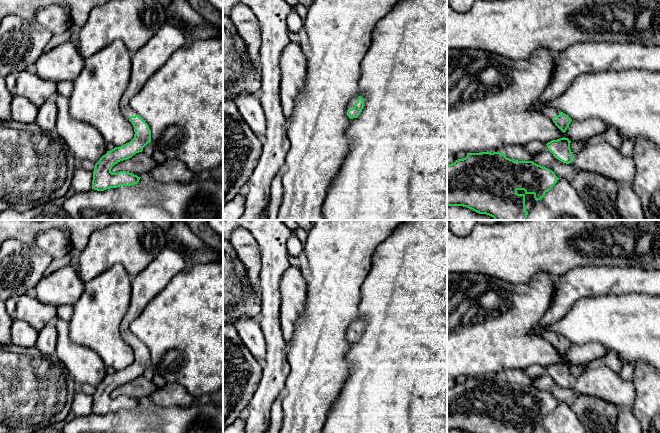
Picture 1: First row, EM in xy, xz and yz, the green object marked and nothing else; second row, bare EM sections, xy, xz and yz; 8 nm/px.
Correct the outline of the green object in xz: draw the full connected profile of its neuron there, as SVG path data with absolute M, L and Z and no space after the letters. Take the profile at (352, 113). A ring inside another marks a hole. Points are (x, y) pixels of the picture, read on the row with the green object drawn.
M362 96L353 97L347 105L347 116L350 119L357 118L364 107L364 99Z

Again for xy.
M165 23L137 52L132 53L131 77L126 91L120 100L123 116L134 127L134 138L107 151L95 164L92 189L104 191L119 186L131 186L141 177L126 171L112 173L112 167L120 161L131 158L151 142L148 124L131 108L130 100L143 88L169 60L173 53L188 42L186 35L177 26Z

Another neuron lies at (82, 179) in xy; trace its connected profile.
M78 162L73 172L71 187L75 192L86 192L92 189L93 173L85 170Z

